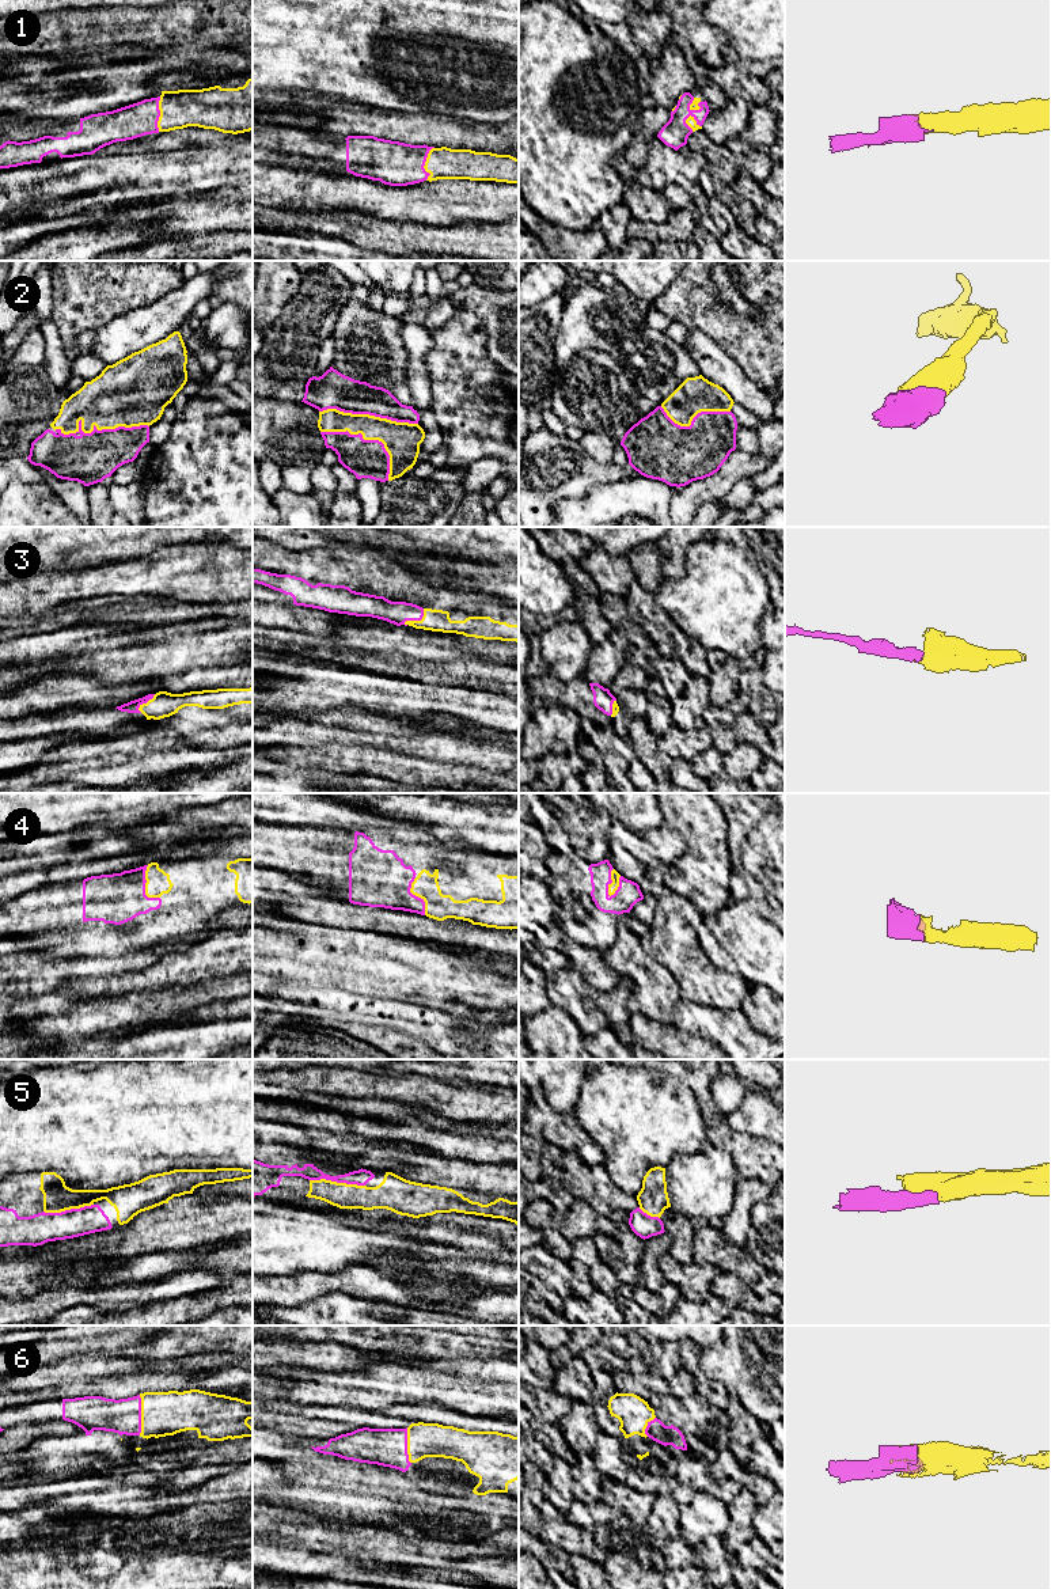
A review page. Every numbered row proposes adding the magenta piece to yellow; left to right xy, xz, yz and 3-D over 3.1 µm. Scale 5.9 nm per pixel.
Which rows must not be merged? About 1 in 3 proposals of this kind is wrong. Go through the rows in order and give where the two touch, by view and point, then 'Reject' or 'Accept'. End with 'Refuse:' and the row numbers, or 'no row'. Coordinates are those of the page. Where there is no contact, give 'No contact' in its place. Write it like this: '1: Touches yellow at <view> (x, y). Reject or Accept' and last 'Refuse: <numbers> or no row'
1: Touches yellow at xz (425, 163). Accept
2: Touches yellow at xy (101, 429). Accept
3: Touches yellow at xz (417, 621). Accept
4: Touches yellow at yz (611, 883). Accept
5: Touches yellow at xz (336, 1182). Accept
6: Touches yellow at xy (141, 1415). Accept
Refuse: no row

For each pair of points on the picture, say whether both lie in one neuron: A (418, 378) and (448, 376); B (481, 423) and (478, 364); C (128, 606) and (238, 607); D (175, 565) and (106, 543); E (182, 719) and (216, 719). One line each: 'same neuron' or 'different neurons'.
A: different neurons
B: same neuron
C: same neuron
D: different neurons
E: same neuron

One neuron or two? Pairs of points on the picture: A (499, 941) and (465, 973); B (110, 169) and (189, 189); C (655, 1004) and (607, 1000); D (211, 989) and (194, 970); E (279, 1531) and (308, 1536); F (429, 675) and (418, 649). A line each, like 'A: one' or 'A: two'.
A: two
B: one
C: two
D: two
E: one
F: two

